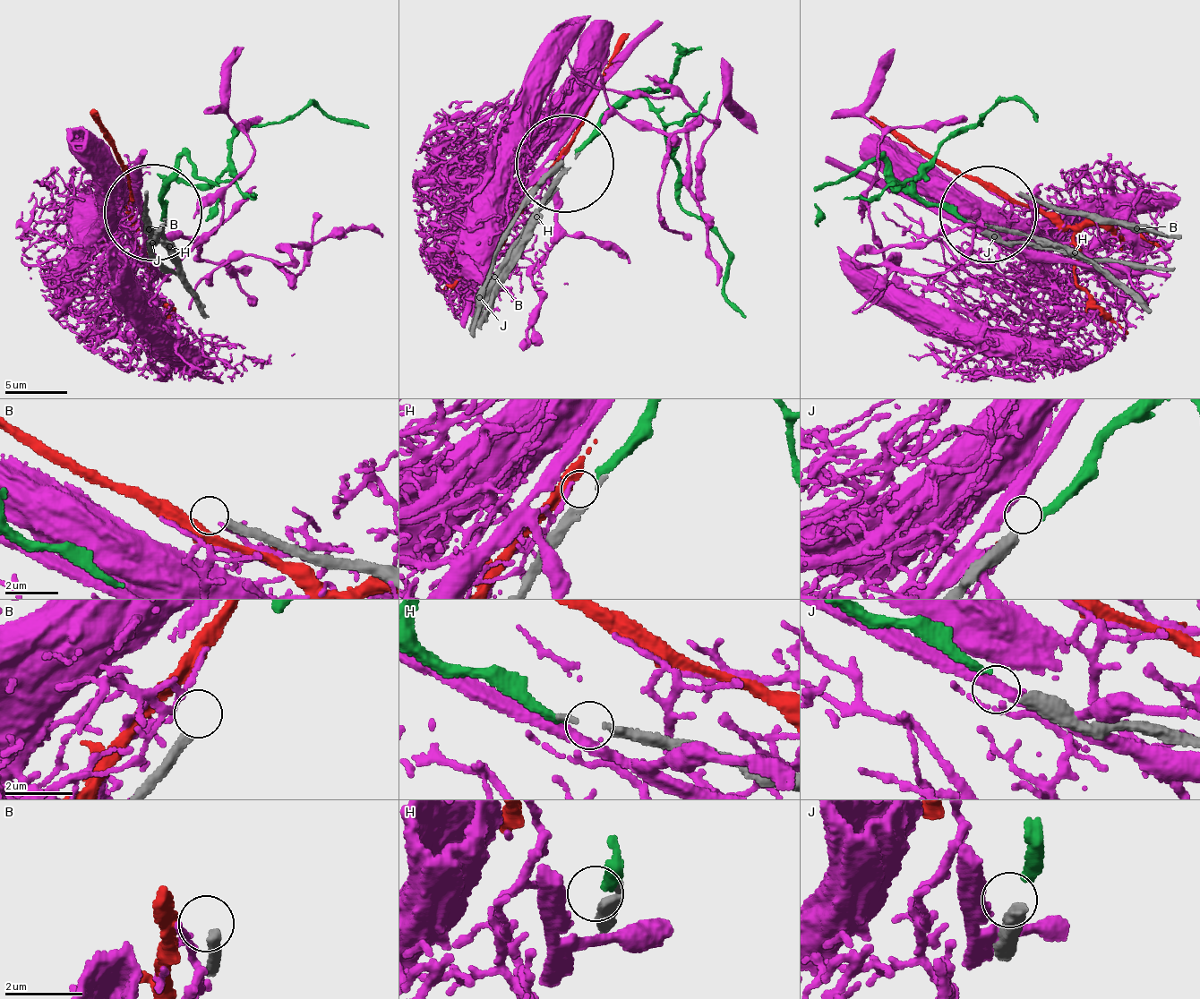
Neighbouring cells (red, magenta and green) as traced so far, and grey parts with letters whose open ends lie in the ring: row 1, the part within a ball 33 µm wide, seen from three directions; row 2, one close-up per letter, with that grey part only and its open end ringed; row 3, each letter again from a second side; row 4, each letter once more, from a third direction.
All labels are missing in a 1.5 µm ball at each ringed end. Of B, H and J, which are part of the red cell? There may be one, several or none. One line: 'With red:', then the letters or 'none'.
With red: none

